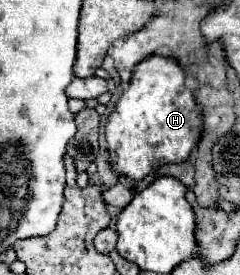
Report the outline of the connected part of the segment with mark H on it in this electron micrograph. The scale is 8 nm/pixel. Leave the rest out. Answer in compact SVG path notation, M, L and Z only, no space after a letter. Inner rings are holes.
M151 55L143 59L107 119L107 147L113 171L143 179L165 163L183 163L203 133L203 115L195 91L185 87L185 71L173 57Z

